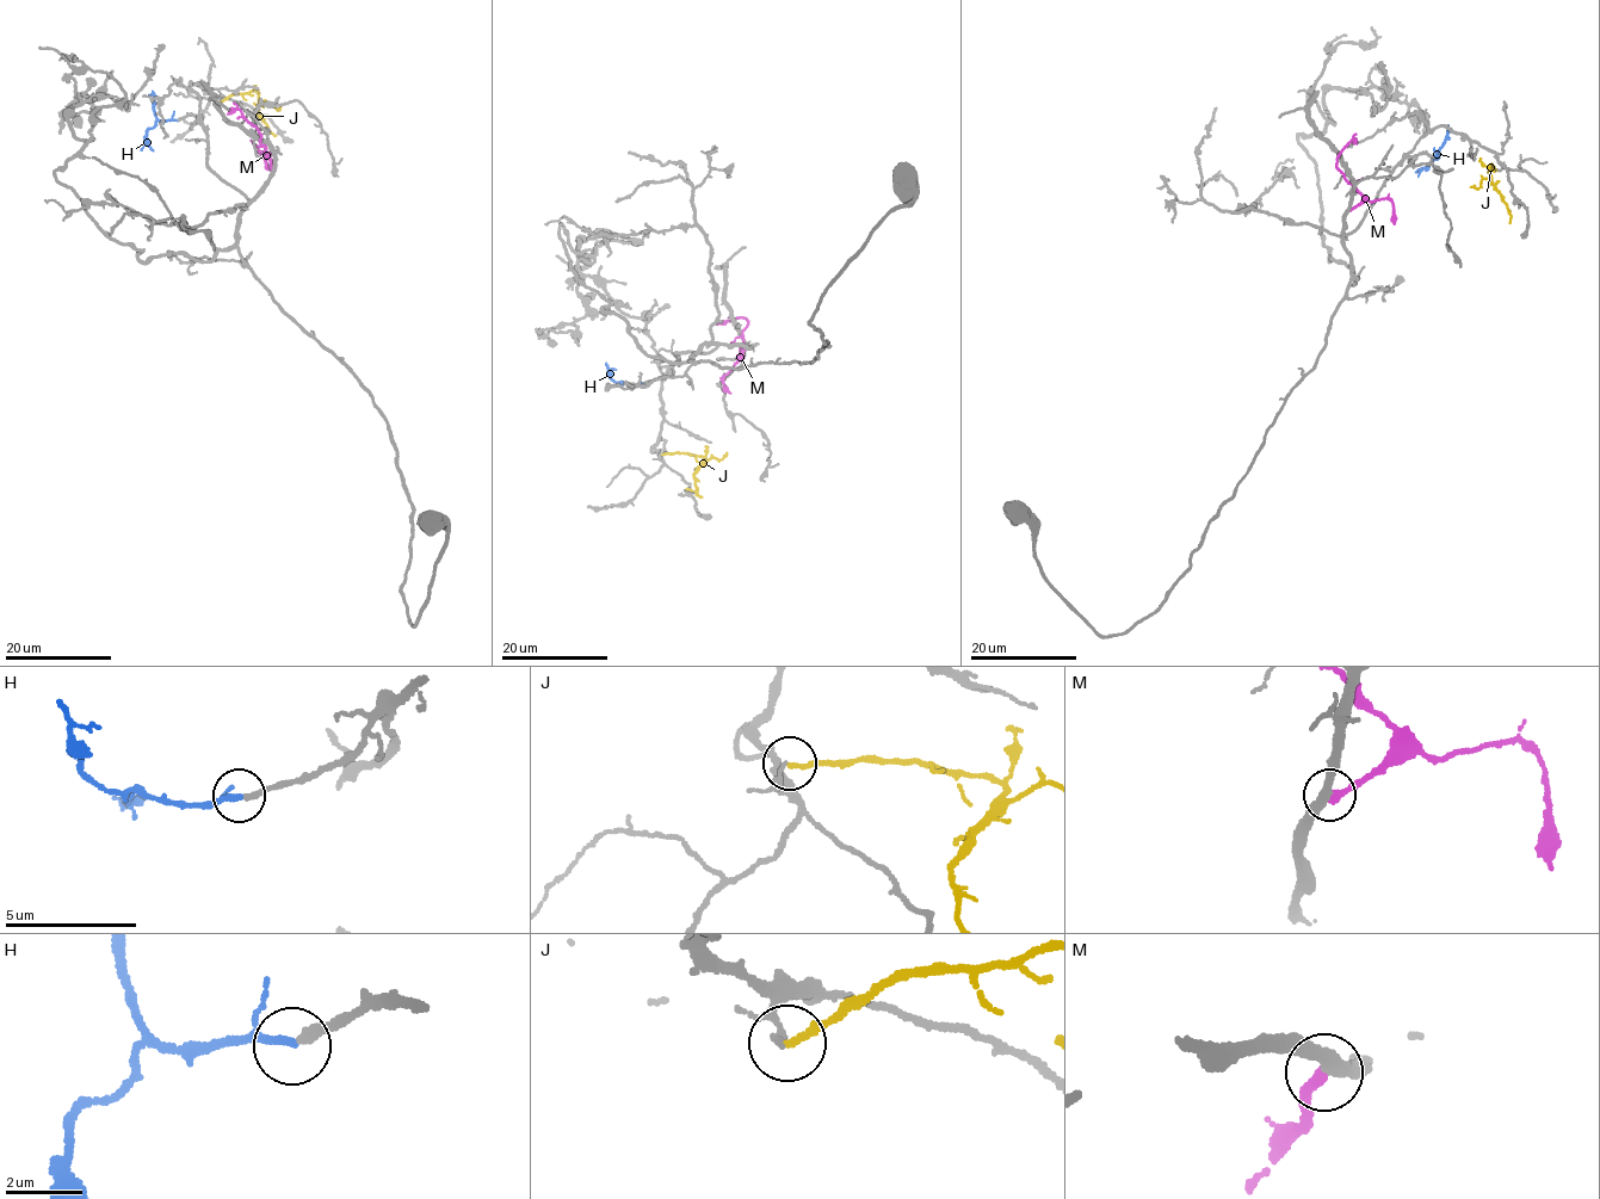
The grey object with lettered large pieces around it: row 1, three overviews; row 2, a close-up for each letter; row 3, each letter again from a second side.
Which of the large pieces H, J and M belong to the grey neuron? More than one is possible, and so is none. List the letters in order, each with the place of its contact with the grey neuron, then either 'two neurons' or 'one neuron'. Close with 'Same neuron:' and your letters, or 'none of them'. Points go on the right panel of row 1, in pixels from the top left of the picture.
H: contact (1432, 158); one neuron
J: contact (1495, 170); two neurons
M: contact (1350, 209); two neurons
Same neuron: H

